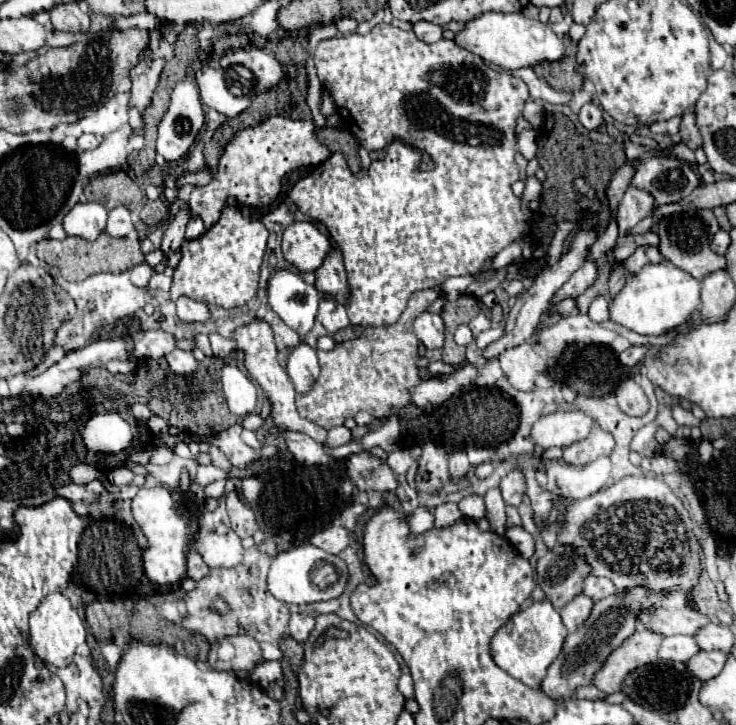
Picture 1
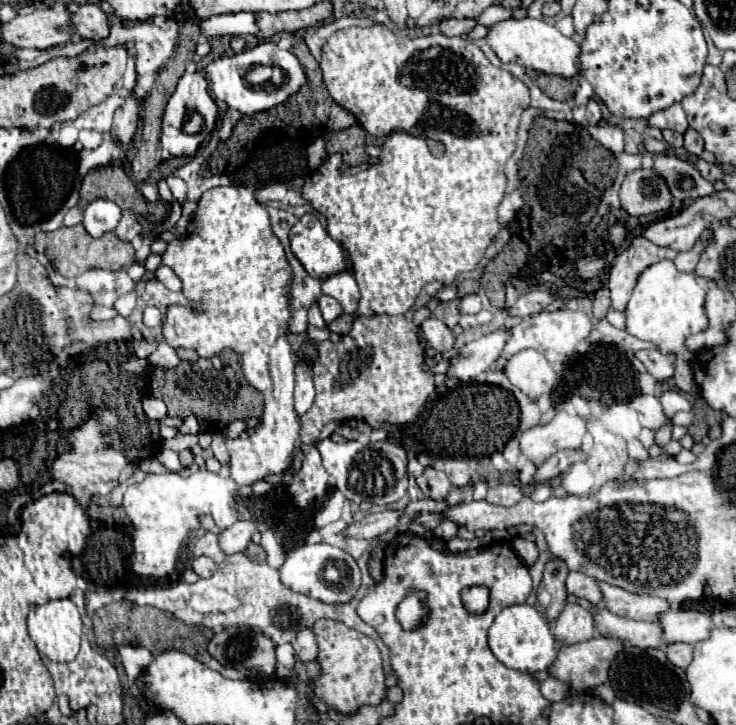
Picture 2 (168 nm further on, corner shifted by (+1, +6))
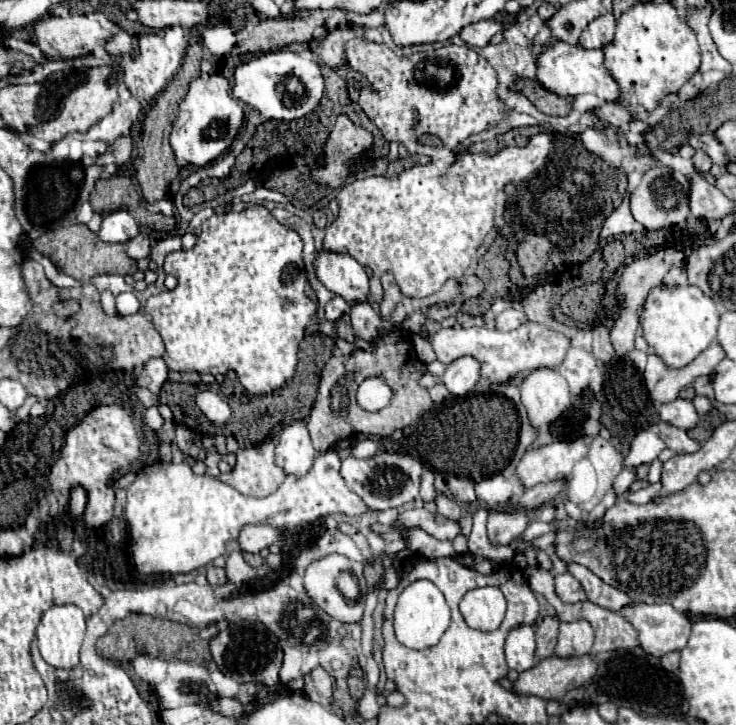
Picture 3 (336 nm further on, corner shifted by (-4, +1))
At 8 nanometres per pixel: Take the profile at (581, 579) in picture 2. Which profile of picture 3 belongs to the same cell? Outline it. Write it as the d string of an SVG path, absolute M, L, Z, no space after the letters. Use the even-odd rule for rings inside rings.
M569 572L555 576L555 592L557 592L557 596L559 596L563 602L569 602L569 604L587 600L581 584L579 584Z

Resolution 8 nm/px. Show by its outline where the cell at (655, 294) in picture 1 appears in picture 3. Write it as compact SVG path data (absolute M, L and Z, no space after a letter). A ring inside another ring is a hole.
M685 284L681 288L657 286L645 300L645 312L641 316L643 338L653 352L673 368L687 366L703 350L711 346L719 328L719 310L715 302L705 296L697 286Z

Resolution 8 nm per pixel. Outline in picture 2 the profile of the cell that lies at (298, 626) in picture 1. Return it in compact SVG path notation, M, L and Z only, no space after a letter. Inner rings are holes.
M300 629L300 633L296 633L296 637L290 641L296 655L300 657L300 661L312 661L318 655L318 645L316 645L316 637L312 633L312 629Z

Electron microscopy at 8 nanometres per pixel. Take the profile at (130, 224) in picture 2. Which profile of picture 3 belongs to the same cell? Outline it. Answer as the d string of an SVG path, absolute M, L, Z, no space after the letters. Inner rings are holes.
M139 232L139 236L135 236L133 240L127 242L127 254L133 258L133 260L141 260L141 258L147 258L151 252L151 246L149 246L149 236L145 232Z

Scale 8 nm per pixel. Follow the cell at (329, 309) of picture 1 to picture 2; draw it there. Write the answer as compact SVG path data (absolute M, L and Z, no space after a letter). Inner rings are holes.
M322 295L322 297L318 299L318 305L320 305L320 313L322 313L322 317L324 317L324 321L326 321L328 325L342 315L342 307L340 307L340 303L338 303L334 297Z

